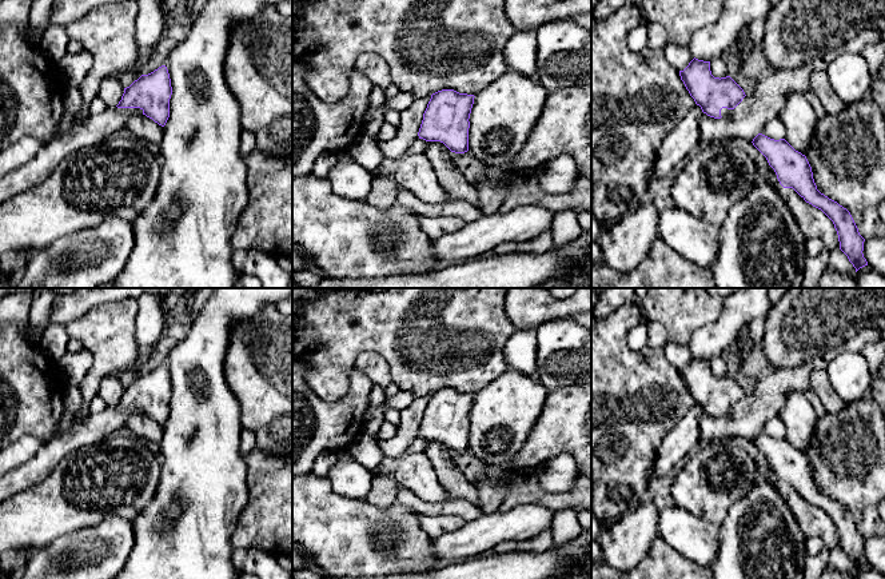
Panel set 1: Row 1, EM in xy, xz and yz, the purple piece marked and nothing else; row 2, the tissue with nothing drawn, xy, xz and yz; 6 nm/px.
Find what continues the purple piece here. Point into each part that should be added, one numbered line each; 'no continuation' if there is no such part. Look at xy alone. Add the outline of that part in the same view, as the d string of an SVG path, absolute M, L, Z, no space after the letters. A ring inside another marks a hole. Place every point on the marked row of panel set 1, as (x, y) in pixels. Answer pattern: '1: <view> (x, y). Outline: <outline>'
1: xy (98, 127). Outline: M107 108L67 133L51 139L29 161L0 177L0 204L40 184L67 155L101 143L123 129L128 119L137 113L143 113L143 109Z

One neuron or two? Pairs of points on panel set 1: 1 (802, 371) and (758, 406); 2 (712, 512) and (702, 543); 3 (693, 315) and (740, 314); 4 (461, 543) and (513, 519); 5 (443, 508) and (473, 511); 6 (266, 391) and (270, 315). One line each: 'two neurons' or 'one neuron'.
1: one neuron
2: two neurons
3: two neurons
4: one neuron
5: one neuron
6: one neuron

